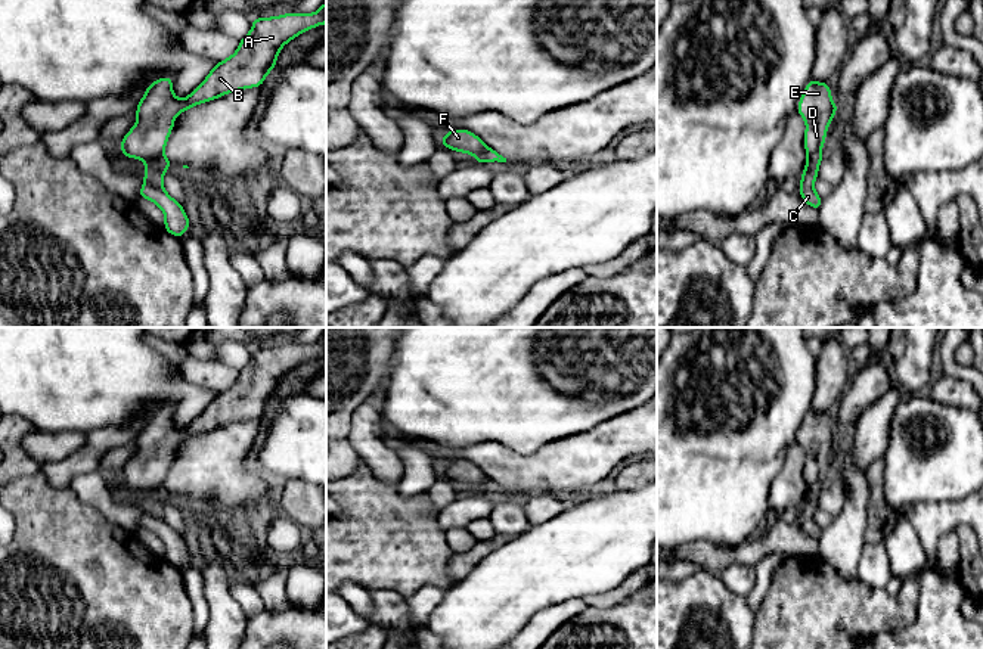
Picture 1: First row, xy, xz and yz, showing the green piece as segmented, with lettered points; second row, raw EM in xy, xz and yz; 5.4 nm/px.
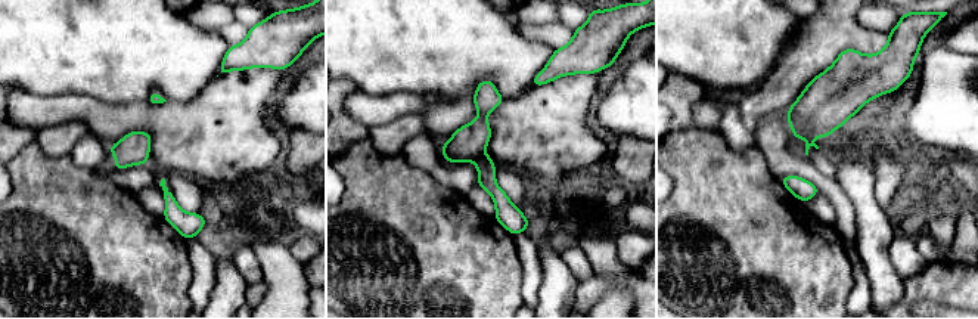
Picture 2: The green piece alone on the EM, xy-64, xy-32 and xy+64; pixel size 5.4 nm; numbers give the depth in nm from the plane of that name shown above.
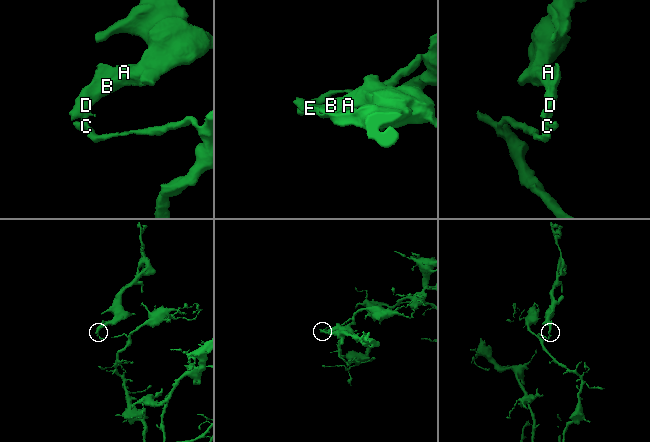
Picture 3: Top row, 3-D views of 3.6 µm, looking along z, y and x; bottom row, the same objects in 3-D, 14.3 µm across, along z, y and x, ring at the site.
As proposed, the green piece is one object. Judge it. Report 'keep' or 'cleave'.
cleave

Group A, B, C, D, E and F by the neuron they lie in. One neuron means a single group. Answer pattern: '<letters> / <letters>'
A B D E F / C

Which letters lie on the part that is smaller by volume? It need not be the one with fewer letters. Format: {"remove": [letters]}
{"remove": ["A", "B", "D", "E", "F"]}

